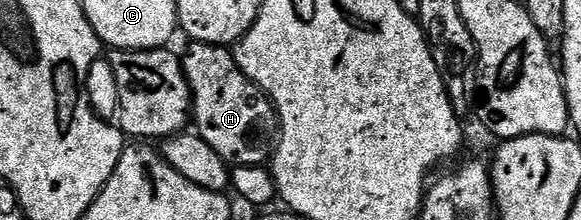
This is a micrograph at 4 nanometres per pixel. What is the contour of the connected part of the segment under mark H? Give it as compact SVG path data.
M214 43L189 44L186 55L181 56L182 71L186 75L186 80L190 86L190 98L192 100L192 123L196 128L196 134L220 157L225 159L227 164L237 166L262 165L271 158L276 146L276 136L280 130L278 113L274 109L274 104L252 80L248 78L238 67L233 54L226 47L218 47Z

